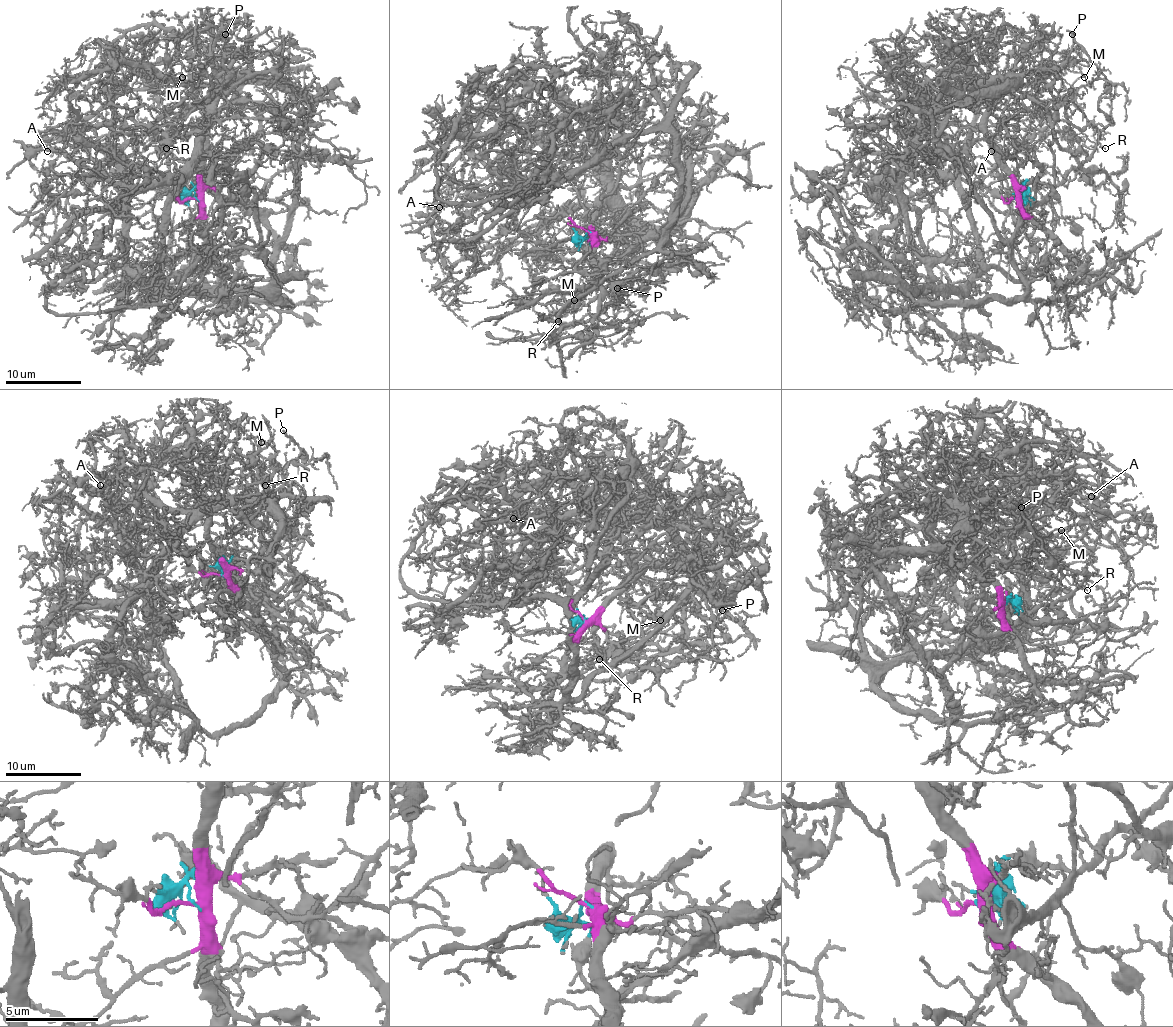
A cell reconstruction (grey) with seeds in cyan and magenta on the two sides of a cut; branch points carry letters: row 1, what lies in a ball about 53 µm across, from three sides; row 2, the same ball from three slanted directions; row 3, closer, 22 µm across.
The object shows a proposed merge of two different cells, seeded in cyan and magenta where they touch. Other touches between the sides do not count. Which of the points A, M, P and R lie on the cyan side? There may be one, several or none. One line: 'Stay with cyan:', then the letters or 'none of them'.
Stay with cyan: M, P, R

